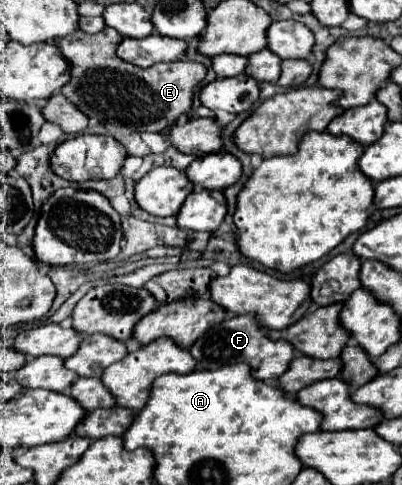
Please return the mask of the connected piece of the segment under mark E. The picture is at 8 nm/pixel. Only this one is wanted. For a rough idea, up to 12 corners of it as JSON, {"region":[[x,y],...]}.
{"region":[[121,34],[55,38],[61,94],[87,118],[161,132],[191,110],[199,62],[137,68]]}

